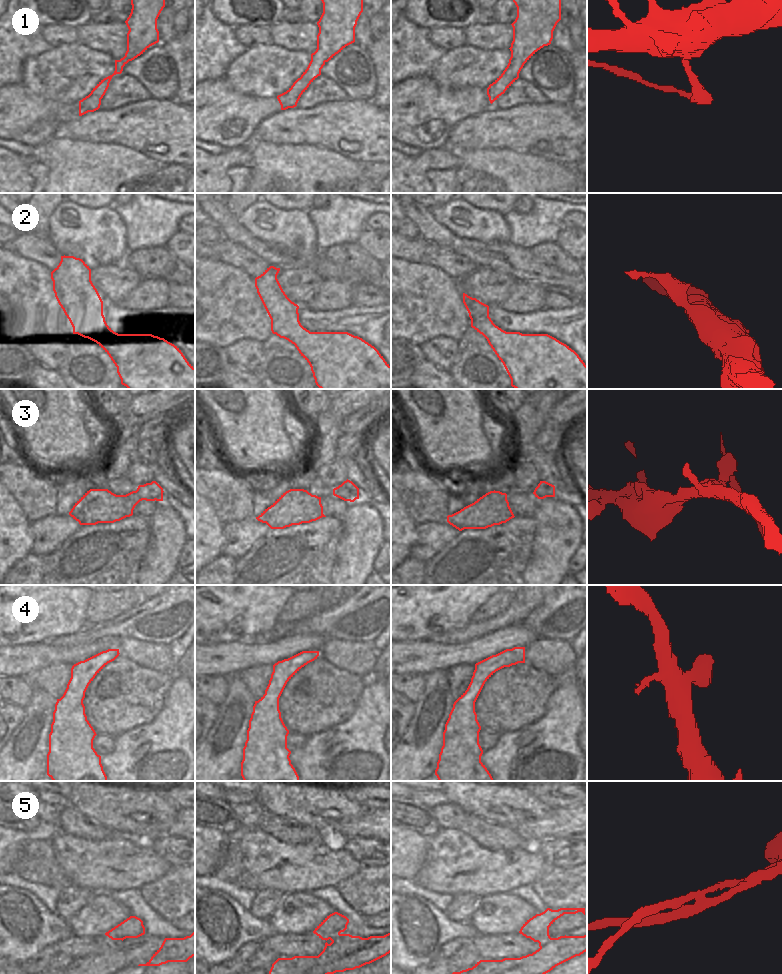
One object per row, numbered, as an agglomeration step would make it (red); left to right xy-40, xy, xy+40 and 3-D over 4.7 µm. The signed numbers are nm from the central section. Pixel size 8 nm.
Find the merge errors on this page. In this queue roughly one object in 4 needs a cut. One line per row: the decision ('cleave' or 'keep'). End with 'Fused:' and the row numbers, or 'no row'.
1: cleave
2: keep
3: cleave
4: keep
5: cleave
Fused: 1, 3, 5

